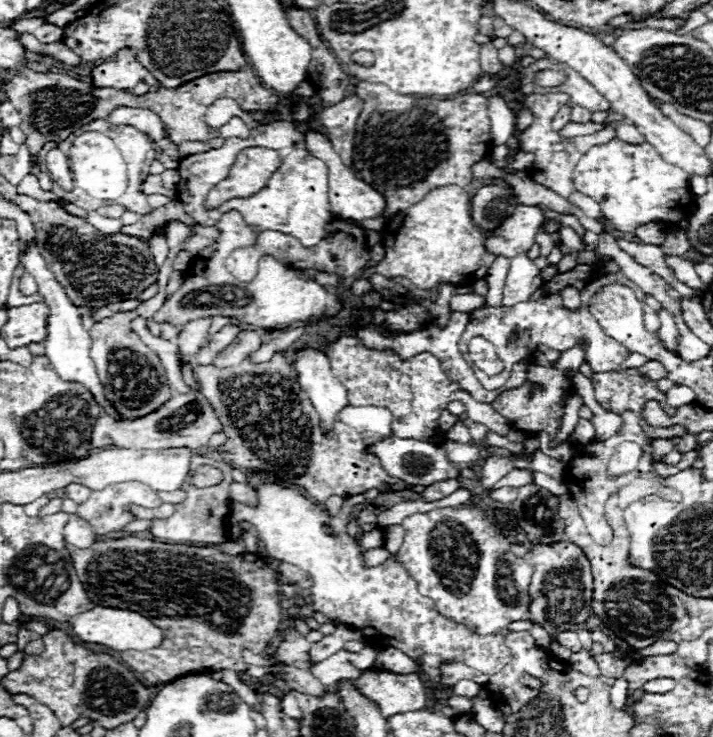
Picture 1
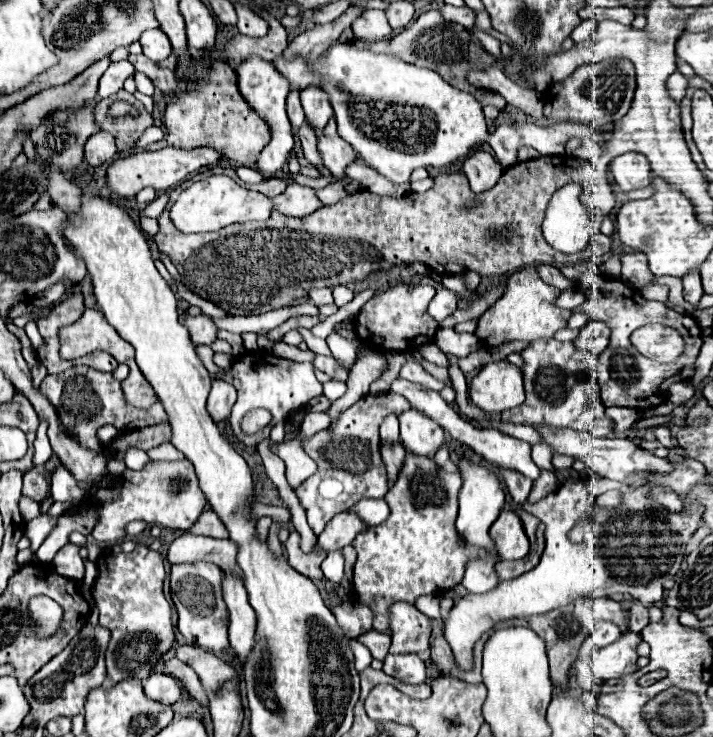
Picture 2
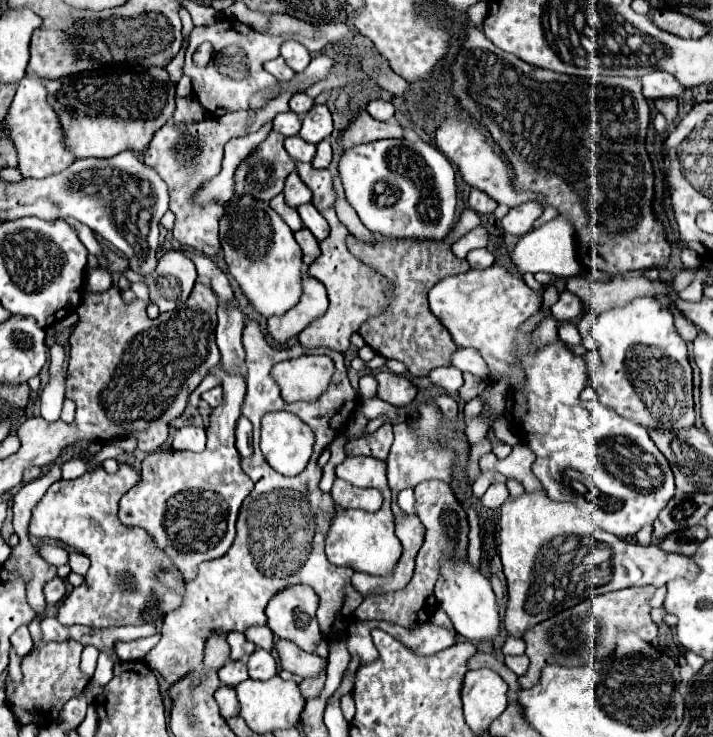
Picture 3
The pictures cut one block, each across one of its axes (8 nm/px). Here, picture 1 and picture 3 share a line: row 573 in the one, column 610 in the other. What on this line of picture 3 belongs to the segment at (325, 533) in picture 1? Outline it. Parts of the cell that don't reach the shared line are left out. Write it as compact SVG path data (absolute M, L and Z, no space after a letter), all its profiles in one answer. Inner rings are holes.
M636 298L626 306L614 306L602 312L594 326L592 338L598 342L598 352L604 368L590 370L590 384L598 392L598 402L612 408L628 420L652 428L684 428L694 424L692 402L692 368L688 364L686 342L674 330L674 316L656 298Z

